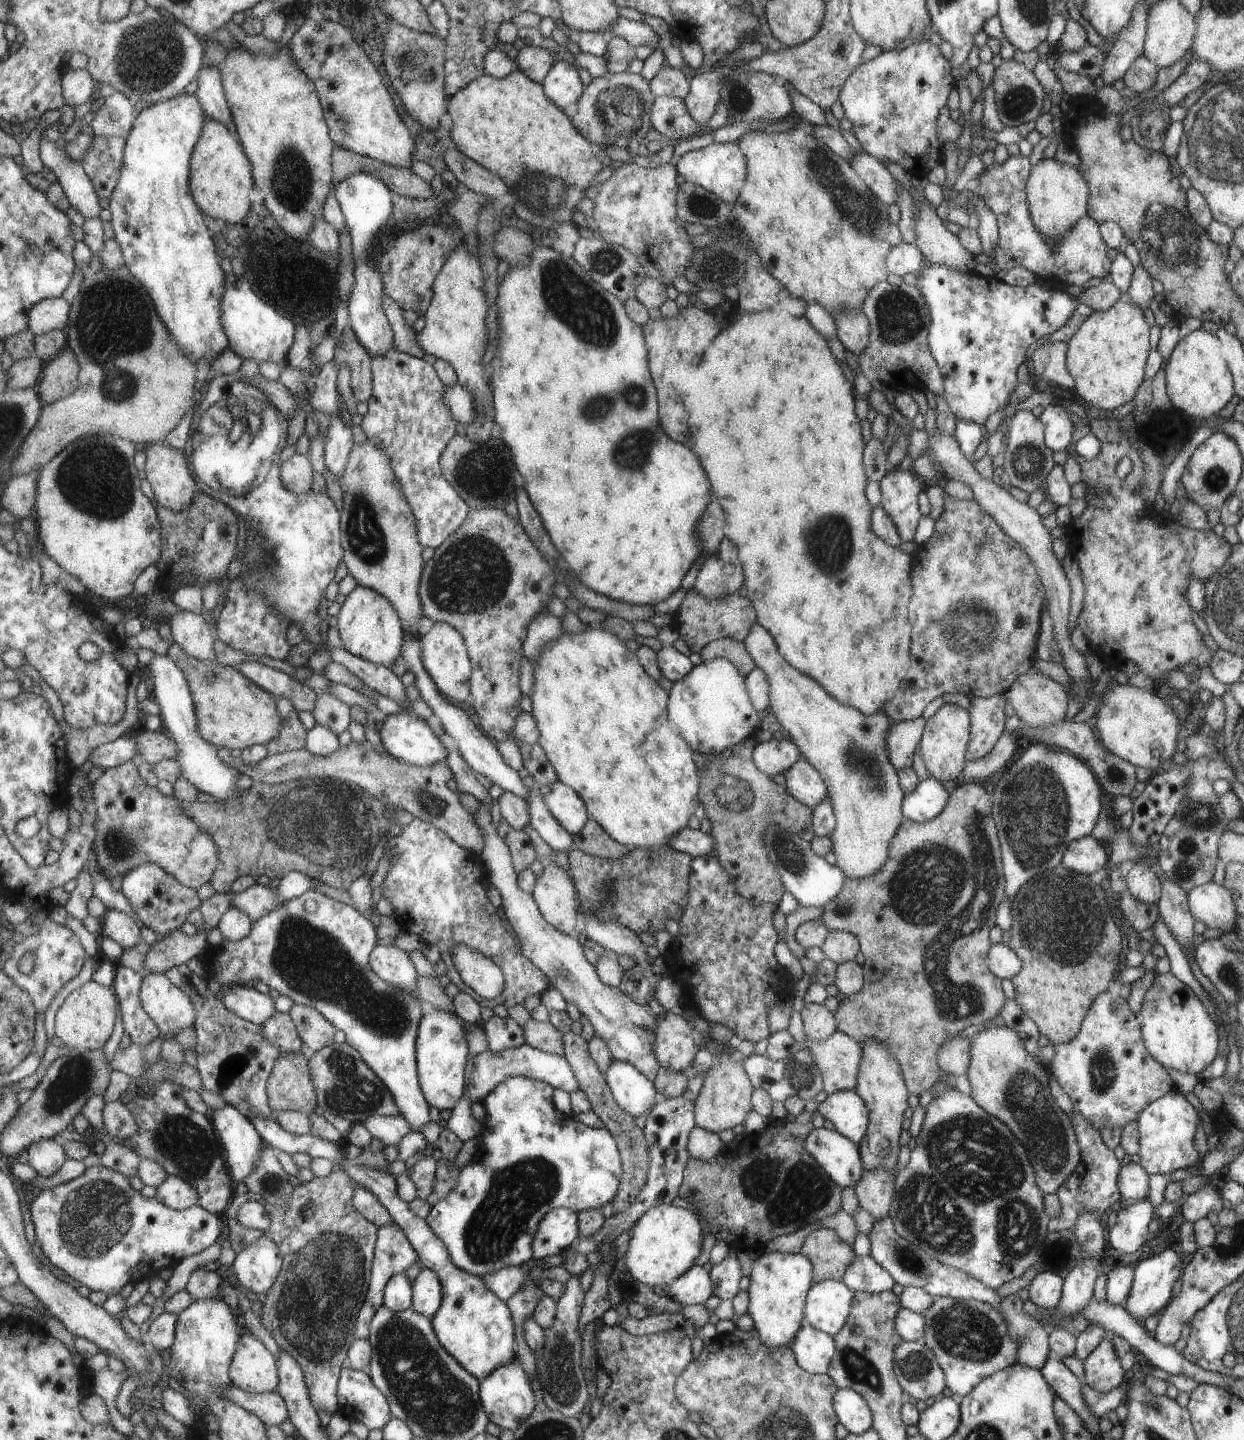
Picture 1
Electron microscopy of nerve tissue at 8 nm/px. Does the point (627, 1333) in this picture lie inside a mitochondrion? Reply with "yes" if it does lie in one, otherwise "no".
no

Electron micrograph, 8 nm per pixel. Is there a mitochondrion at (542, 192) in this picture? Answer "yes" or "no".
yes

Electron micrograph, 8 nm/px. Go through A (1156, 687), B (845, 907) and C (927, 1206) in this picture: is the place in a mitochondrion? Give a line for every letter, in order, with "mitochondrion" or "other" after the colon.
A: other
B: mitochondrion
C: mitochondrion

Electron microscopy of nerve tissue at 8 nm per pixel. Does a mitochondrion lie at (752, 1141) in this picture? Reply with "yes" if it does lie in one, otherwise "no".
no

